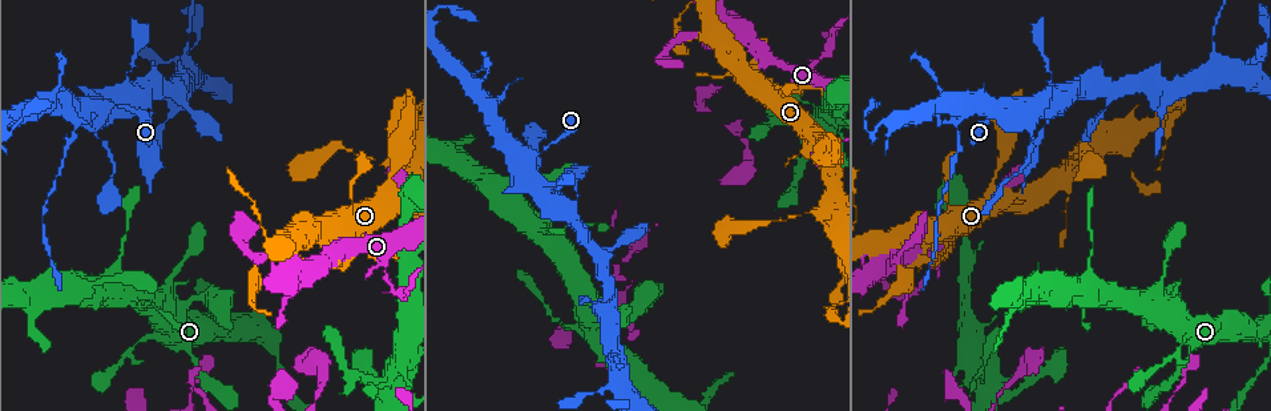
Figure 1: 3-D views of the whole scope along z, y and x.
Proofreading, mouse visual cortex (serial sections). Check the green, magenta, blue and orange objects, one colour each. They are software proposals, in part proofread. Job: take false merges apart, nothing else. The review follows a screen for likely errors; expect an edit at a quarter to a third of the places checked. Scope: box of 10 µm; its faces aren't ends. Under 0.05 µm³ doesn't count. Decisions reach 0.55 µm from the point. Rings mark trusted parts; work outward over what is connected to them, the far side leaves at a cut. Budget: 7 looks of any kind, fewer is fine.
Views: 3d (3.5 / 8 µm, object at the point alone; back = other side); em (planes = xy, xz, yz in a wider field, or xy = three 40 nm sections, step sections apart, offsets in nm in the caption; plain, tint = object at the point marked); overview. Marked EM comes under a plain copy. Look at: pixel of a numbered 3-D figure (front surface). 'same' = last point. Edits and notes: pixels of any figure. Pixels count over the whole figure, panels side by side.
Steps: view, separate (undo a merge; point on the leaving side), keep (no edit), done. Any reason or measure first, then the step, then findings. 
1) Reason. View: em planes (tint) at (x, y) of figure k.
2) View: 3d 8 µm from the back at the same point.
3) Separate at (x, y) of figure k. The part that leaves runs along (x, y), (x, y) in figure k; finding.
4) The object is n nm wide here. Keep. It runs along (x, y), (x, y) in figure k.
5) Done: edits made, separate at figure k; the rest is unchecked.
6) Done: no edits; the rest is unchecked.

Sharp bend. View: 3d 3.5 µm at (819, 59) of figure 1.

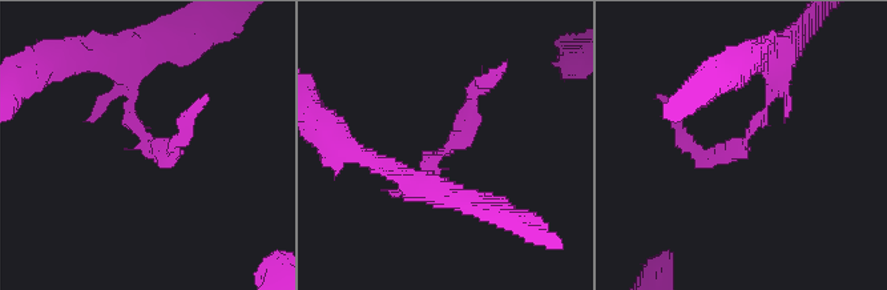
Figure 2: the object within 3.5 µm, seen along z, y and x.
View: em xy step 1 (tint) at (440, 151) of figure 2.

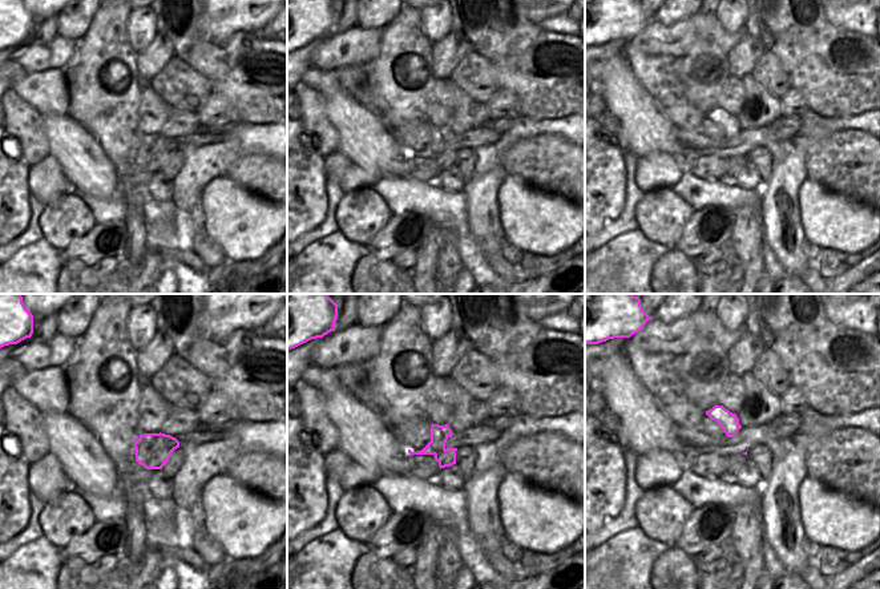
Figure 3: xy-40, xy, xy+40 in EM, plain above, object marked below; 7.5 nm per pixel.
The arms are 150, 200 nm wide. Separate at (712, 156) of figure 2. The part that leaves runs along (443, 152), (496, 73) in figure 2; two cells meet here.

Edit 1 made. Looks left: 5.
Small branch off a trunk. View: 3d 3.5 µm at (892, 246) of figure 1.

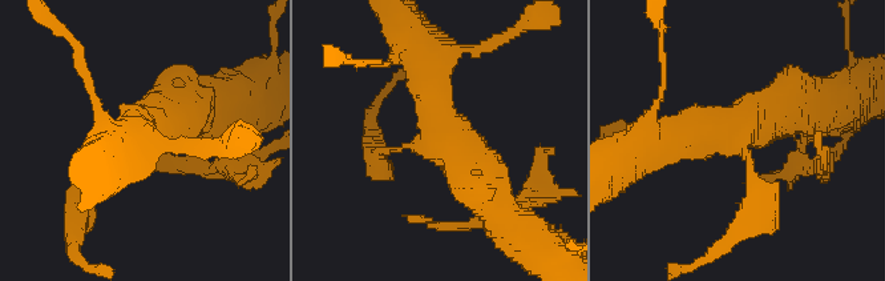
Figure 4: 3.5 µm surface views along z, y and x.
3 arms meet here; the arms are 100, 500, 500 nm wide; now the EM. View: em xy step 5 (tint) at (418, 140) of figure 4.

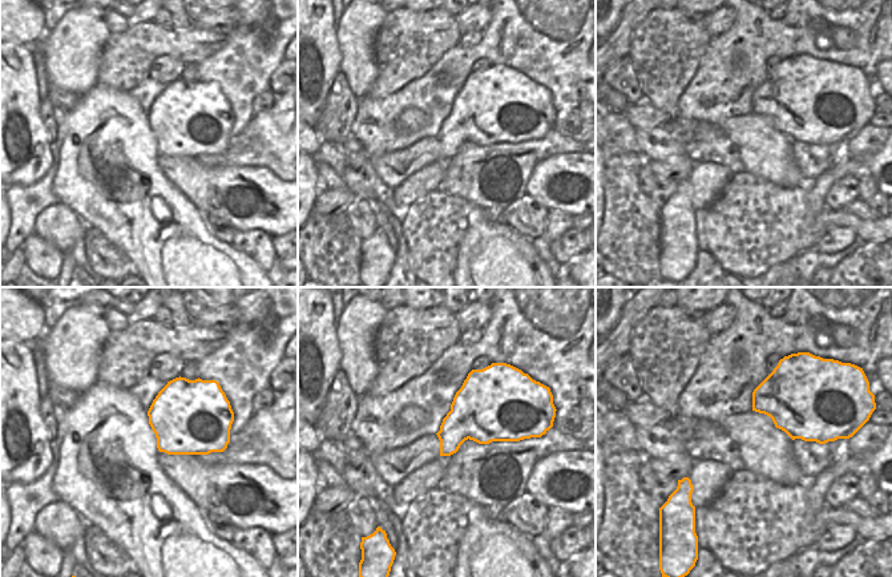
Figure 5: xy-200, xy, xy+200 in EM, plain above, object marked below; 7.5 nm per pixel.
The object is 340 nm wide here. Keep. It runs along (491, 192), (408, 56) in figure 4; all the same cell.

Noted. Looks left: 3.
Thick turns thin. View: 3d 3.5 µm from the back at (490, 111) of figure 1.

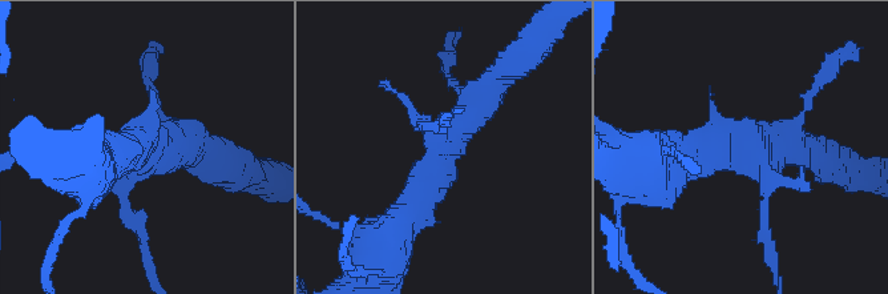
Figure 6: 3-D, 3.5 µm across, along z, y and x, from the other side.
Need the tissue. View: em xy step 5 (tint) at (439, 147) of figure 6.

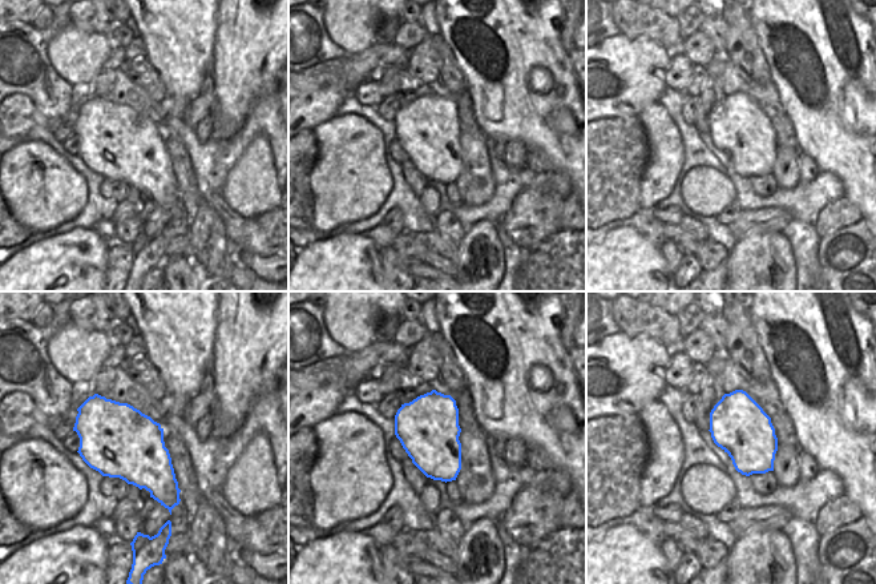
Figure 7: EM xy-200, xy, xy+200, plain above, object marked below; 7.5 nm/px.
Separate at (141, 228) of figure 6. The part that leaves runs along (125, 177), (117, 197), (154, 276) in figure 6; a second cell is stuck on.

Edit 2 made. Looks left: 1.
Done: edits made, separate at figure 2, separate at figure 6; the rest is unchecked.

